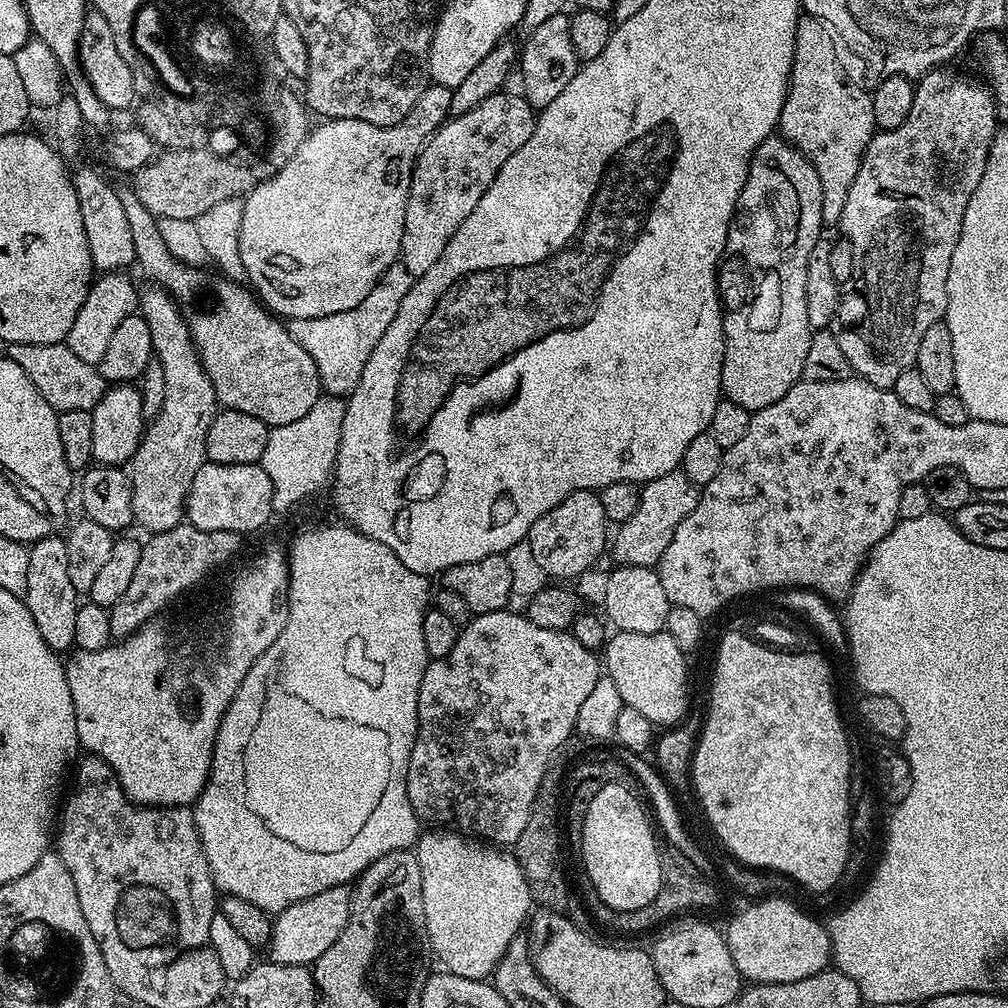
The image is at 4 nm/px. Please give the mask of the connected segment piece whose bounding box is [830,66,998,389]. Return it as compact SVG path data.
M941 66L925 72L915 81L916 93L914 106L910 106L910 118L902 122L894 130L877 131L864 151L864 161L858 170L858 178L850 186L850 194L846 194L846 206L842 209L842 218L838 228L852 243L854 250L854 274L847 284L843 285L840 294L840 305L836 311L836 318L830 325L834 338L838 338L838 346L846 353L853 373L862 380L868 380L879 388L891 389L894 382L898 382L898 374L902 370L913 367L916 363L918 345L926 335L929 326L944 320L944 311L948 305L946 294L946 278L950 274L950 258L954 254L954 246L958 246L958 238L962 234L962 218L966 214L966 206L970 202L970 194L978 190L978 182L982 182L982 174L986 170L986 162L990 154L990 146L994 142L998 131L998 117L996 115L996 100L991 91L983 83L975 84L967 80L960 72L951 72L951 67Z

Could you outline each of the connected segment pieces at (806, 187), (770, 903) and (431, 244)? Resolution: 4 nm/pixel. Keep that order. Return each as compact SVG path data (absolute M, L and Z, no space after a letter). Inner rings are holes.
M779 134L767 136L752 155L752 161L748 167L748 177L736 203L736 213L732 215L732 222L728 226L728 241L724 247L724 255L720 257L718 265L718 291L724 313L724 361L722 362L720 386L727 399L733 400L750 414L770 406L770 402L778 402L778 398L782 398L782 394L786 394L786 390L790 390L790 386L794 386L803 377L806 353L810 350L810 338L814 331L806 318L806 262L810 258L810 250L814 250L816 243L822 239L820 228L824 227L822 184L818 182L818 174L814 170L814 166L810 166L808 159L792 147L783 136Z
M760 899L757 908L736 920L726 932L726 939L734 966L745 981L753 984L798 982L824 971L832 960L827 927L788 900Z
M501 90L493 93L474 110L466 110L466 114L452 116L444 121L439 128L425 141L419 156L416 158L416 165L412 167L412 185L408 191L408 201L406 202L406 218L404 219L404 233L400 243L399 259L410 270L413 278L426 274L438 258L442 258L442 250L446 250L446 242L466 222L470 210L478 206L478 198L486 194L490 182L502 170L506 158L518 150L518 146L526 143L526 138L536 125L537 113L528 105L528 101L523 95L516 96L509 90Z

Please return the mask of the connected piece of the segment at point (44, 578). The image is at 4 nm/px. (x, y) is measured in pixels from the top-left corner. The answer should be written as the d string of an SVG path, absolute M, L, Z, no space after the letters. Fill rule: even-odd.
M53 534L35 540L28 548L28 573L22 599L46 646L50 646L57 654L64 654L64 651L67 653L74 645L74 614L78 594L70 582L70 574L66 574L66 565L69 563L70 557L66 554L66 539L63 535Z

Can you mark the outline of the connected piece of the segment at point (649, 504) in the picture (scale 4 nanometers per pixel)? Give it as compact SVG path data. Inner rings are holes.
M683 470L648 481L640 488L638 510L634 510L634 515L615 529L610 552L617 556L620 564L643 568L659 565L666 546L670 546L670 538L674 538L674 530L678 530L682 518L686 518L699 501L700 488L688 480Z

